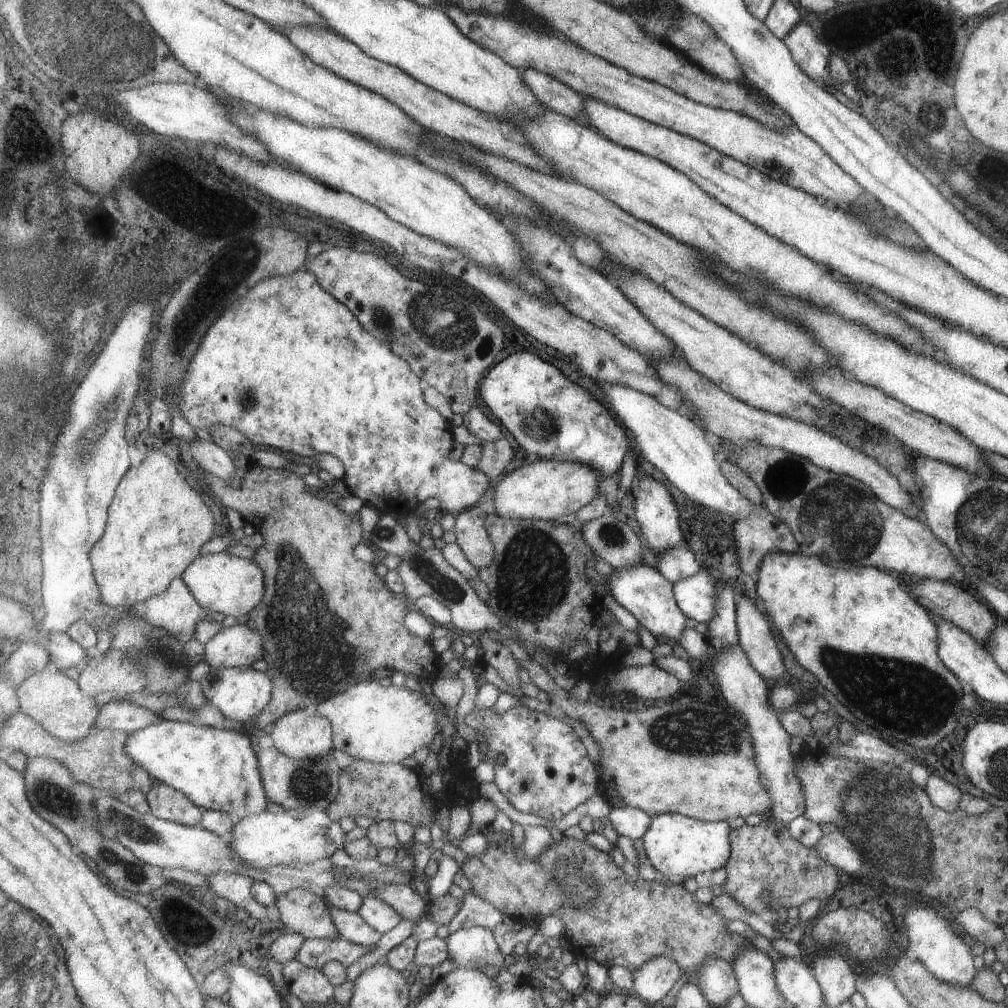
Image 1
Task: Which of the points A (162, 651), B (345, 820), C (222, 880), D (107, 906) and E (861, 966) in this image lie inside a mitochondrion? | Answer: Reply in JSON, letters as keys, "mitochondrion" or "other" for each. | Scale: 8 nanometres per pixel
{"A":"mitochondrion","B":"other","C":"other","D":"other","E":"other"}

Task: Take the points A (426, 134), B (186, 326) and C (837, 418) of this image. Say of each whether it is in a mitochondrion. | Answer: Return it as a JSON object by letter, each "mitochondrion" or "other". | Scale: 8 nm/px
{"A":"other","B":"mitochondrion","C":"other"}

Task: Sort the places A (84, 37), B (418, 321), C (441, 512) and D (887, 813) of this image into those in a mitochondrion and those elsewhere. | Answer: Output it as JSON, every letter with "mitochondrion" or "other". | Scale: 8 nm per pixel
{"A":"mitochondrion","B":"mitochondrion","C":"other","D":"mitochondrion"}

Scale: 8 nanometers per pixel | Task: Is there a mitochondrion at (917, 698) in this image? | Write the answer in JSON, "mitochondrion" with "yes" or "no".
{"mitochondrion":"yes"}

